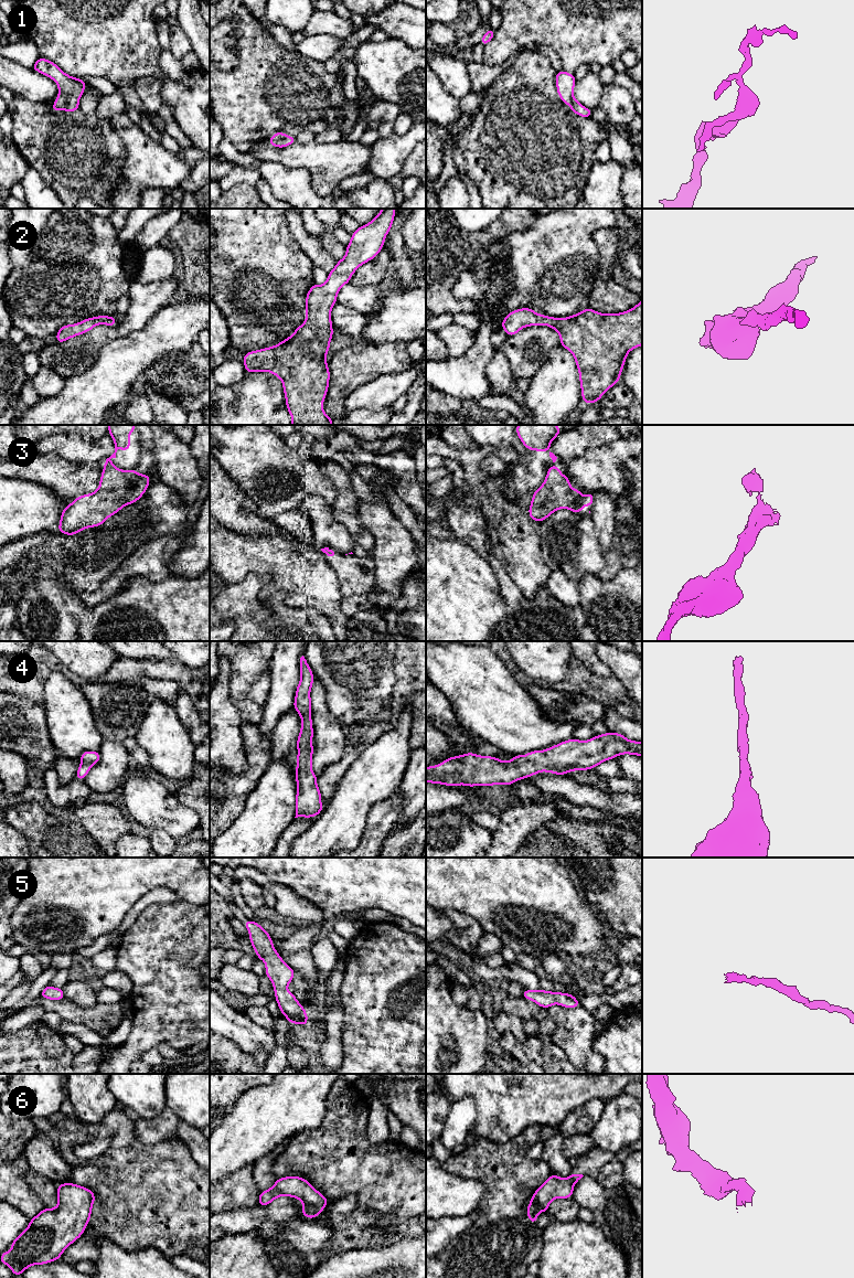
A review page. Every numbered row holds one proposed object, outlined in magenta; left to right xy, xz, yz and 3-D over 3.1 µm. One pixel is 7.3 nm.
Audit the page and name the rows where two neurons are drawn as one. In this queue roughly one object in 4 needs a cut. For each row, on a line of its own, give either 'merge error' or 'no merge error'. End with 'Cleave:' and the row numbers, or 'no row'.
1: no merge error
2: no merge error
3: merge error
4: no merge error
5: no merge error
6: no merge error
Cleave: 3

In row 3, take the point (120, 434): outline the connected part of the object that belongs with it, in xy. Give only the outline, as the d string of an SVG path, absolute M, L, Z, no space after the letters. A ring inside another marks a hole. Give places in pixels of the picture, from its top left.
M108 425L108 434L114 440L115 452L103 462L105 467L113 466L110 459L116 458L118 449L130 450L130 433L134 430L137 430L135 425Z

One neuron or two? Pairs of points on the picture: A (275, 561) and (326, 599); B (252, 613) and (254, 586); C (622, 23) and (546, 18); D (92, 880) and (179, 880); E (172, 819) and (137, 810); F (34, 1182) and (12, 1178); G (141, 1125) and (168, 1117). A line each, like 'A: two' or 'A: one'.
A: one
B: one
C: one
D: one
E: one
F: two
G: one

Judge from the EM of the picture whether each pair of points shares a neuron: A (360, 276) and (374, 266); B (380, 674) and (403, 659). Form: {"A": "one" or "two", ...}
{"A": "one", "B": "two"}

